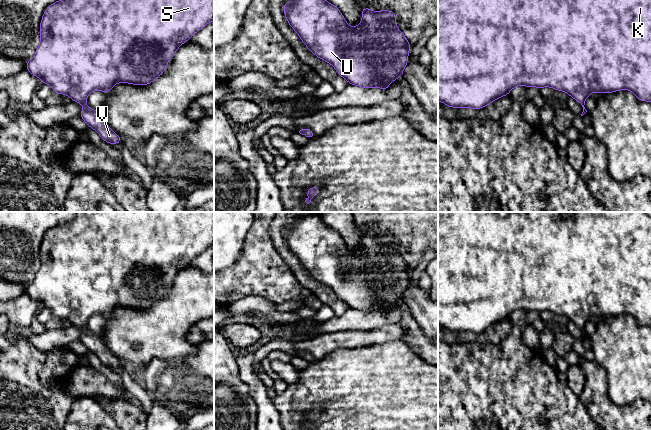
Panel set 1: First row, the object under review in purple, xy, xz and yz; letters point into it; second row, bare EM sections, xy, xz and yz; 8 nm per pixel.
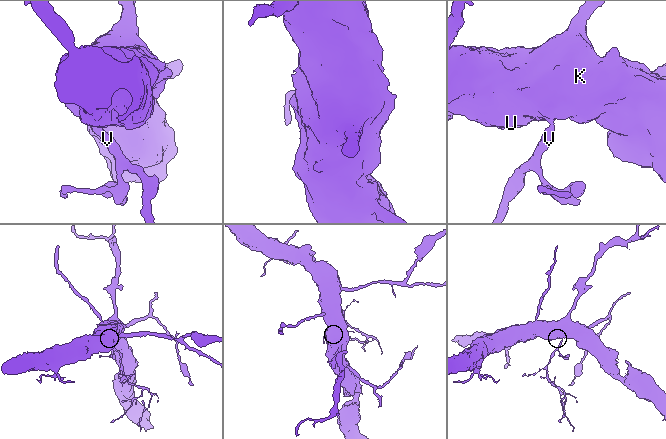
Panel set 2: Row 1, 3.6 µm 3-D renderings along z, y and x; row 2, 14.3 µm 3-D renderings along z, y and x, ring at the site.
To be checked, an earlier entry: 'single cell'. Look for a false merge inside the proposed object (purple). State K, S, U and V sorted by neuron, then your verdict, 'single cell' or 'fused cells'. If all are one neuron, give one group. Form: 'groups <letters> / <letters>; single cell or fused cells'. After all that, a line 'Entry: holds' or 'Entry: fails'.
groups K S U V; single cell
Entry: holds

